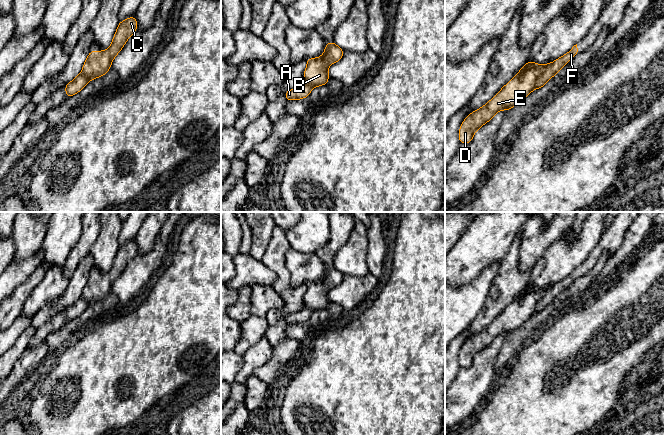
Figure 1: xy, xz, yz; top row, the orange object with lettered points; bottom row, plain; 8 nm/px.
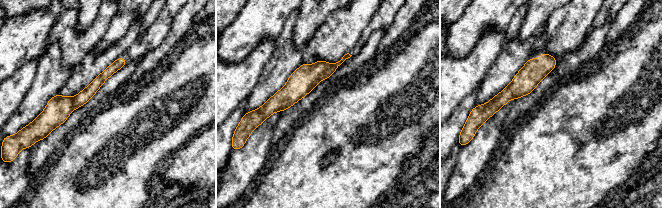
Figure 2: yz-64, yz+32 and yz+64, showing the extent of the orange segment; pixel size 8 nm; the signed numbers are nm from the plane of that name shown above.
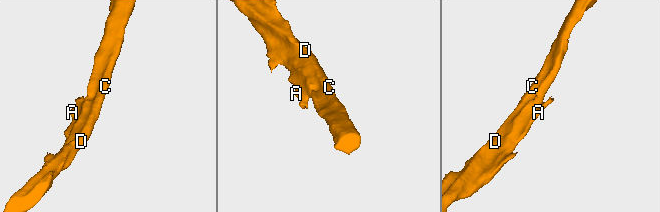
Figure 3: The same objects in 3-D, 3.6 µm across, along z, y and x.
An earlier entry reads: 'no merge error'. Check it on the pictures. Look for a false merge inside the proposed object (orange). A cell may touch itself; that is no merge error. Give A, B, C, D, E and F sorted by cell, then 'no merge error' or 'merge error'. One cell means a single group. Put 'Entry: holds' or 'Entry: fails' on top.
Entry: fails
A F / B C D E | merge error

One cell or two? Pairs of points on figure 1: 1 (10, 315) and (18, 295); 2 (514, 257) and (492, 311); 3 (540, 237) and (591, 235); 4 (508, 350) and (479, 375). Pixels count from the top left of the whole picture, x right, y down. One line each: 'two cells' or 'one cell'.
1: one cell
2: one cell
3: two cells
4: two cells

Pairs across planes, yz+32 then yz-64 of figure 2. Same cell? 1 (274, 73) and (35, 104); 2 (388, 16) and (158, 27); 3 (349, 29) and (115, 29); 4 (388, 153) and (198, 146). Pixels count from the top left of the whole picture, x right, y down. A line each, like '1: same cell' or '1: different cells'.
1: same cell
2: same cell
3: different cells
4: different cells

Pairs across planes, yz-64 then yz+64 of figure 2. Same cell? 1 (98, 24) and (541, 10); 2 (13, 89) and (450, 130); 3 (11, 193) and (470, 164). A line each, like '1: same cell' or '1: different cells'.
1: same cell
2: different cells
3: same cell

